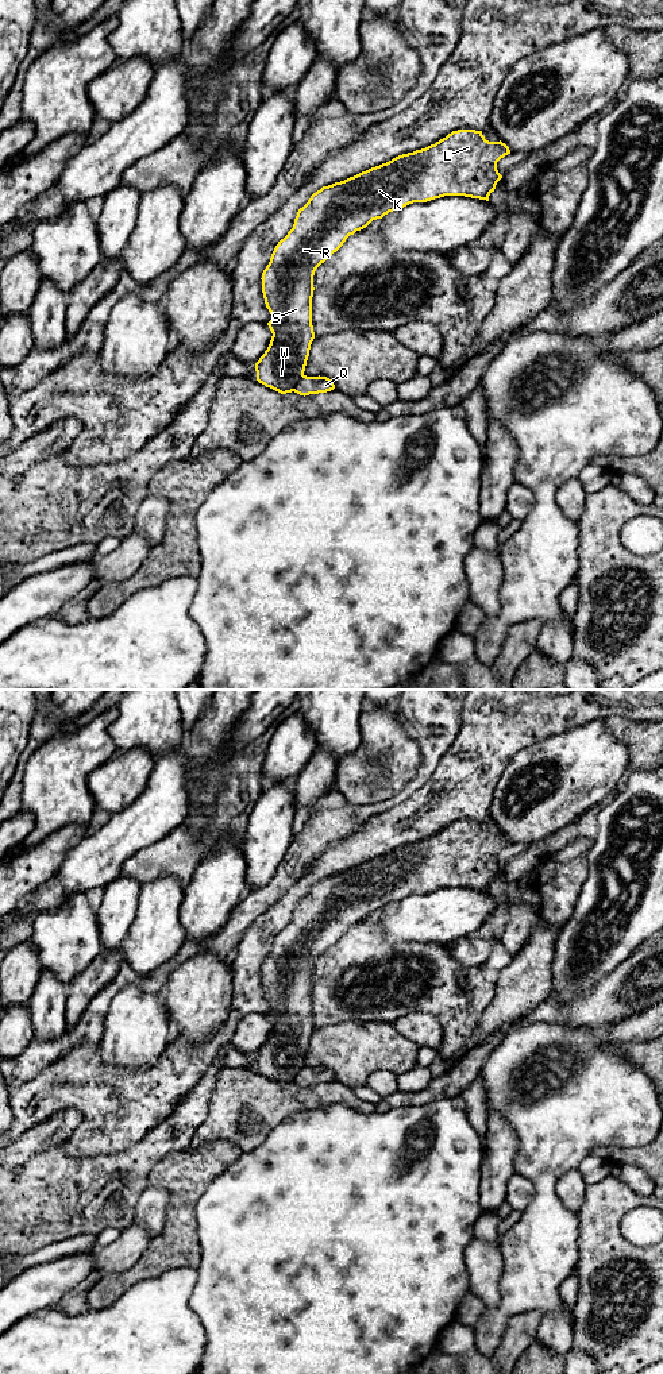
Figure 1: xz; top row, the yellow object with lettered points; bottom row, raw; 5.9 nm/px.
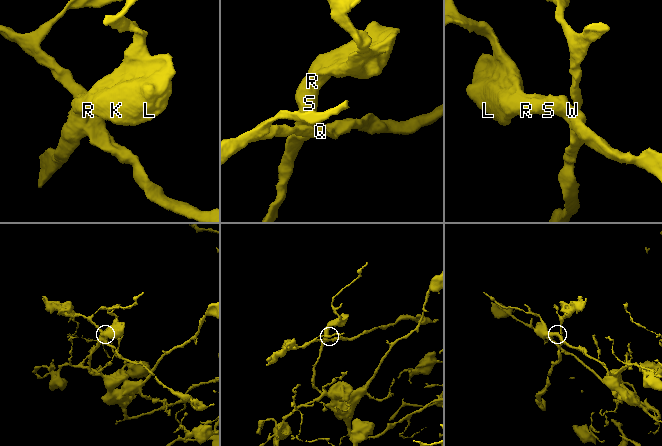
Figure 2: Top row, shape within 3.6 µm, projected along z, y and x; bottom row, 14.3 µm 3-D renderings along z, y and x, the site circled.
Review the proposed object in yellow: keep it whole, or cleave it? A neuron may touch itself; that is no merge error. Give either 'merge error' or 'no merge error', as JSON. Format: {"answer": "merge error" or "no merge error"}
{"answer": "merge error"}

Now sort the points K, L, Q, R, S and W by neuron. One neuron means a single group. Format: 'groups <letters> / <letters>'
groups K L R S W / Q

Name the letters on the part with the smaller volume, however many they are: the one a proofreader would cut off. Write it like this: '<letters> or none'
Q

